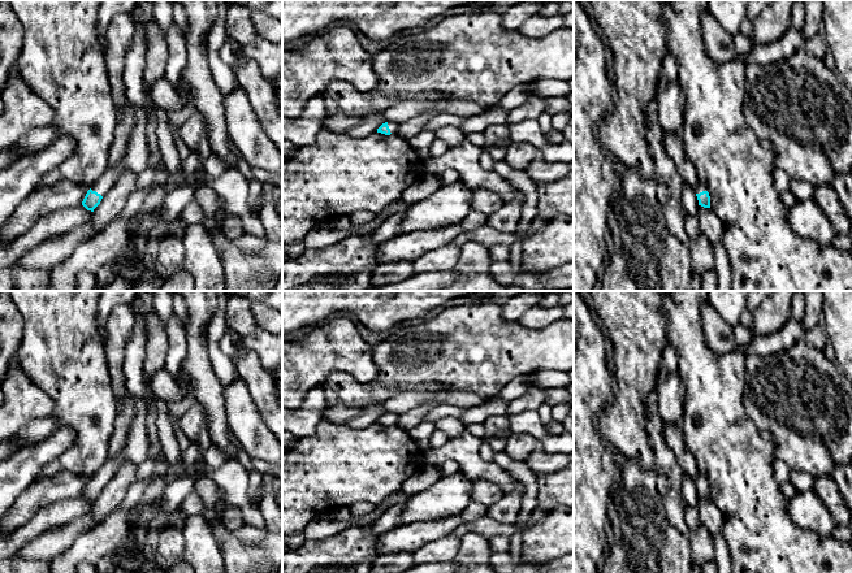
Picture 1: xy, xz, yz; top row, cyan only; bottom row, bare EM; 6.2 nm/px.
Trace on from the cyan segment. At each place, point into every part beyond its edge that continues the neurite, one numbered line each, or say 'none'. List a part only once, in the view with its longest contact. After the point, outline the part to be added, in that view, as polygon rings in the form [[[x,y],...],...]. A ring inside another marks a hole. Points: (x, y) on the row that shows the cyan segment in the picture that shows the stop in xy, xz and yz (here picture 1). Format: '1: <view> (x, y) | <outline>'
1: xy (137, 157) | [[[131,104],[131,108],[134,110],[135,125],[126,153],[118,164],[108,166],[96,183],[91,186],[91,190],[100,194],[103,197],[125,172],[129,170],[139,174],[144,172],[150,164],[150,148],[146,138],[147,114],[140,107]]]

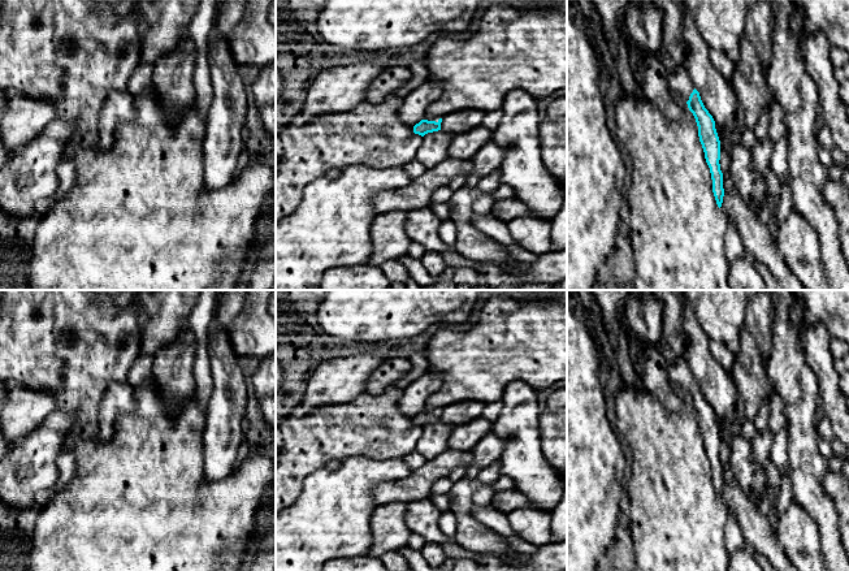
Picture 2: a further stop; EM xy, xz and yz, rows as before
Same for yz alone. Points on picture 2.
1: yz (679, 81) | [[[685,66],[679,68],[673,73],[667,73],[668,86],[672,91],[681,95],[681,98],[688,101],[690,94],[694,90],[694,85],[685,69]]]

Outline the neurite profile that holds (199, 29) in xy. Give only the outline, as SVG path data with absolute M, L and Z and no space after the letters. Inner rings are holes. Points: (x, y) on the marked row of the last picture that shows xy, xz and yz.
M199 0L199 7L192 17L187 36L196 47L196 61L192 75L195 98L192 105L199 113L207 114L212 100L212 82L208 62L208 40L216 20L216 7L218 0Z

